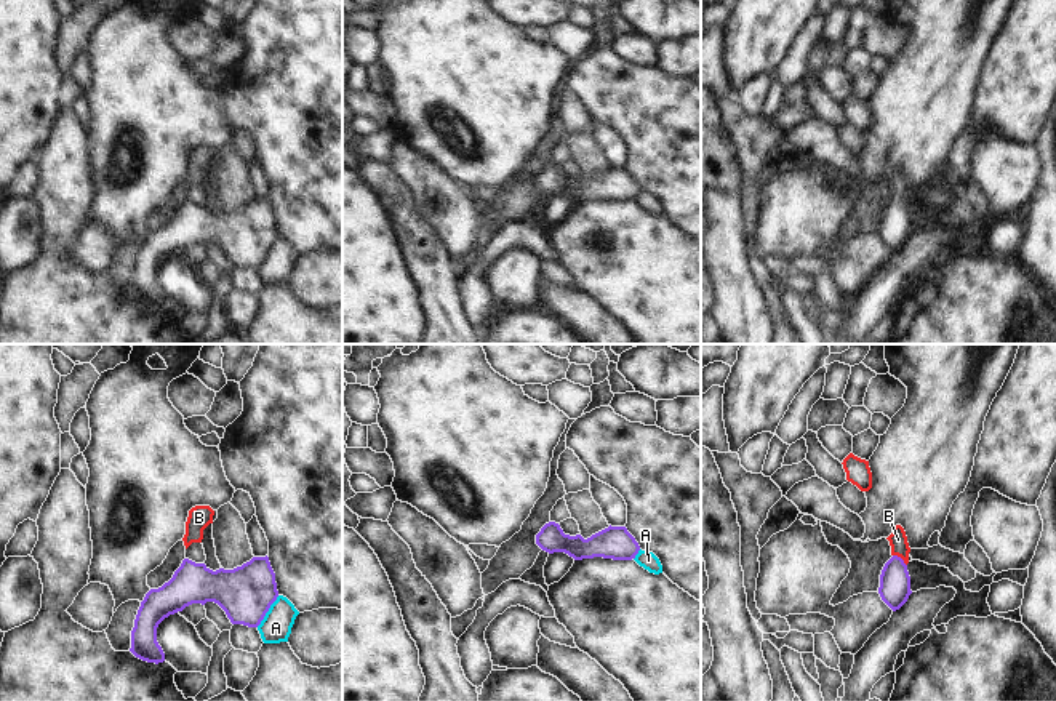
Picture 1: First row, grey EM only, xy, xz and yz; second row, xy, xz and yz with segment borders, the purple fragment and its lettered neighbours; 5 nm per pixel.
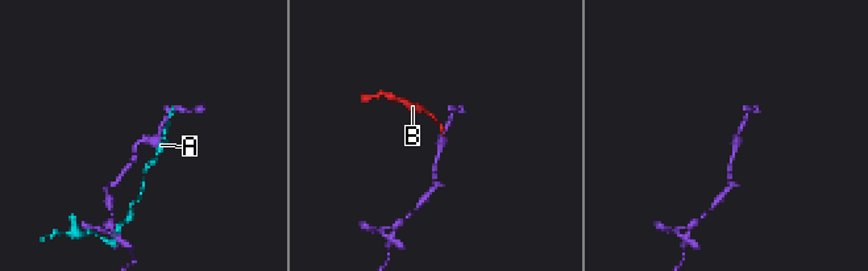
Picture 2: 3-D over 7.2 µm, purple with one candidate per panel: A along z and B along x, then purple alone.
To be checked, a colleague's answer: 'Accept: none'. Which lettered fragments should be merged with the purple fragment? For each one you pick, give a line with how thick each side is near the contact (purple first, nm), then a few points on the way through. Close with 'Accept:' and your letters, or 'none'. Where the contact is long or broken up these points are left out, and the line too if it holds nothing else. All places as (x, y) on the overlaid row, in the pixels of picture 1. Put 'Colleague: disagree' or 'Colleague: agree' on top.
Colleague: disagree
B: Thickness 160 nm (purple) against 90 nm. Path across: yz (895, 583), (895, 568), (901, 559), (898, 540)
Accept: B

